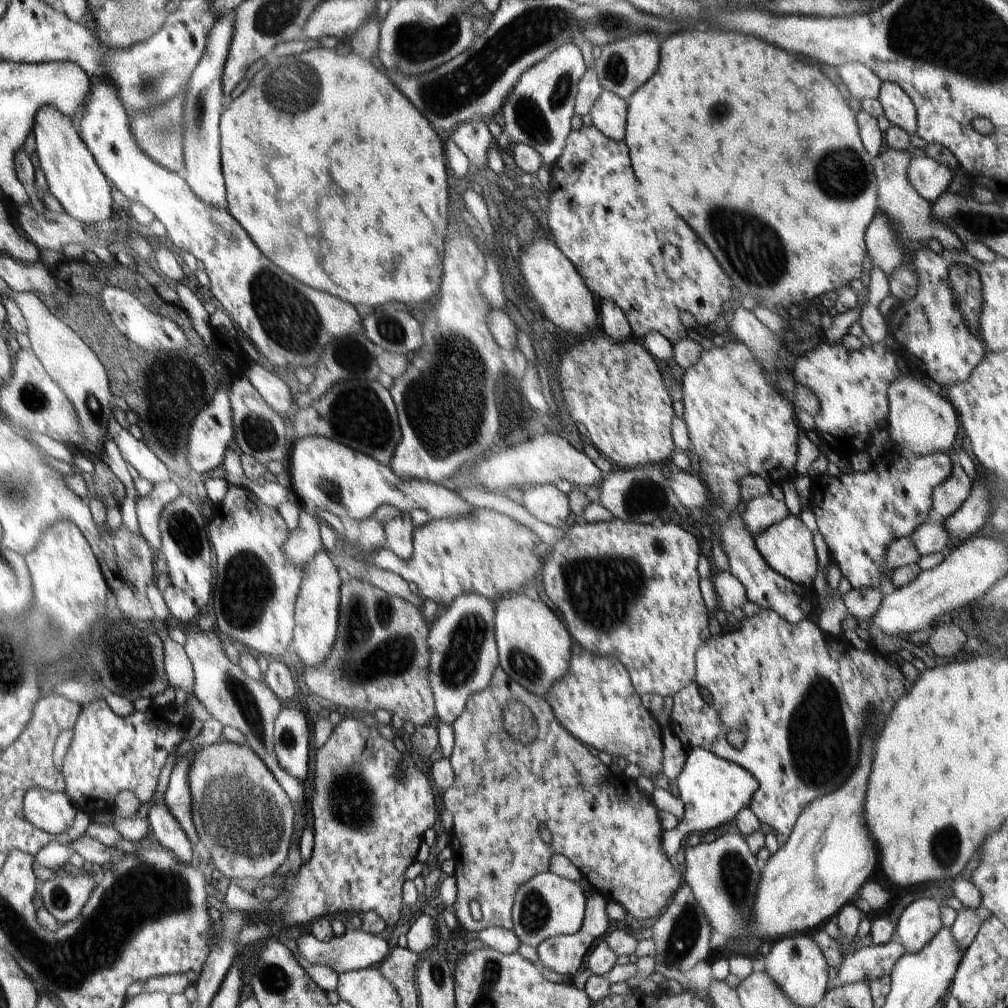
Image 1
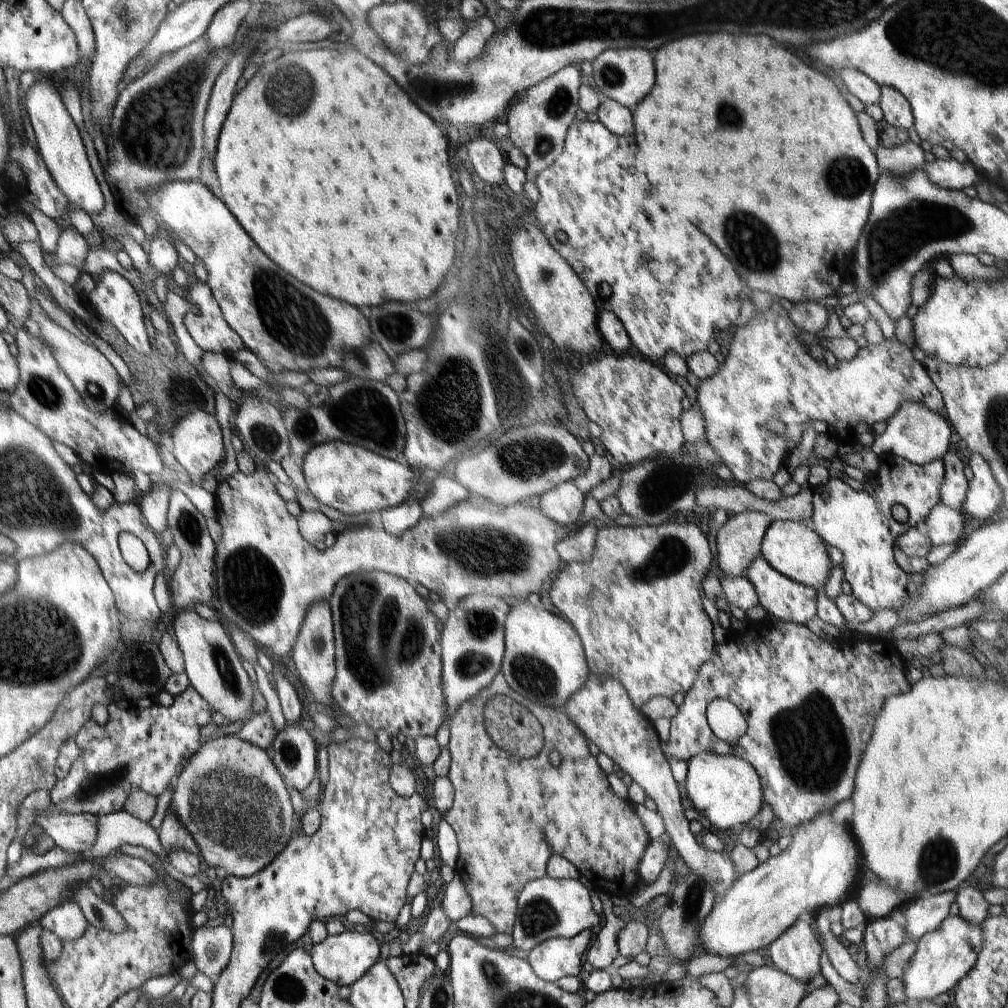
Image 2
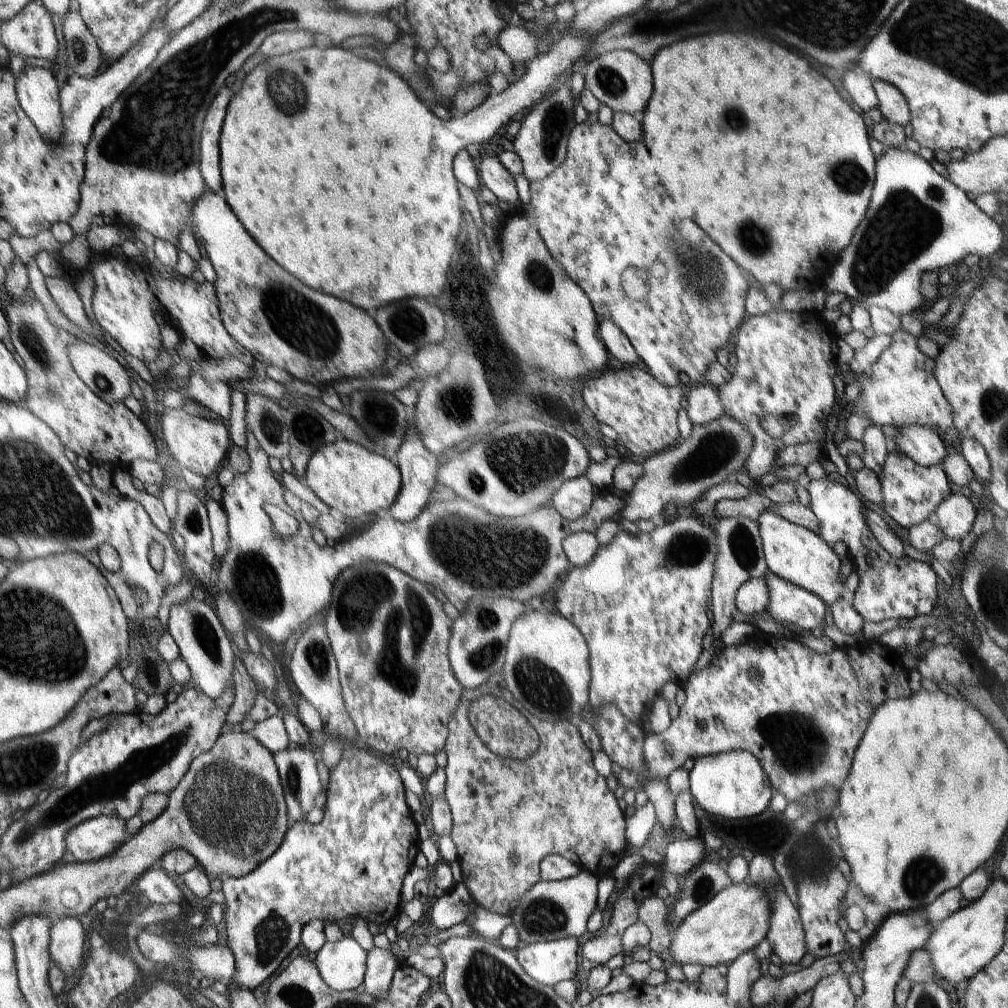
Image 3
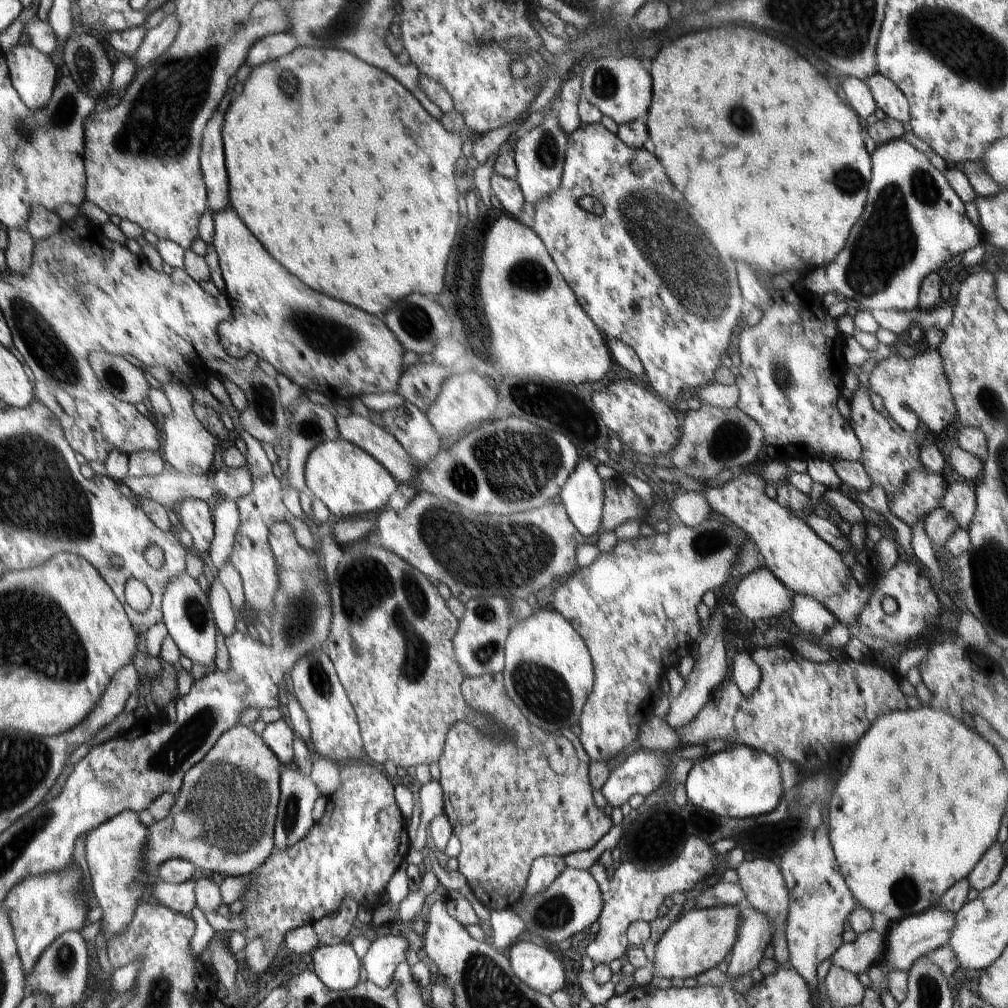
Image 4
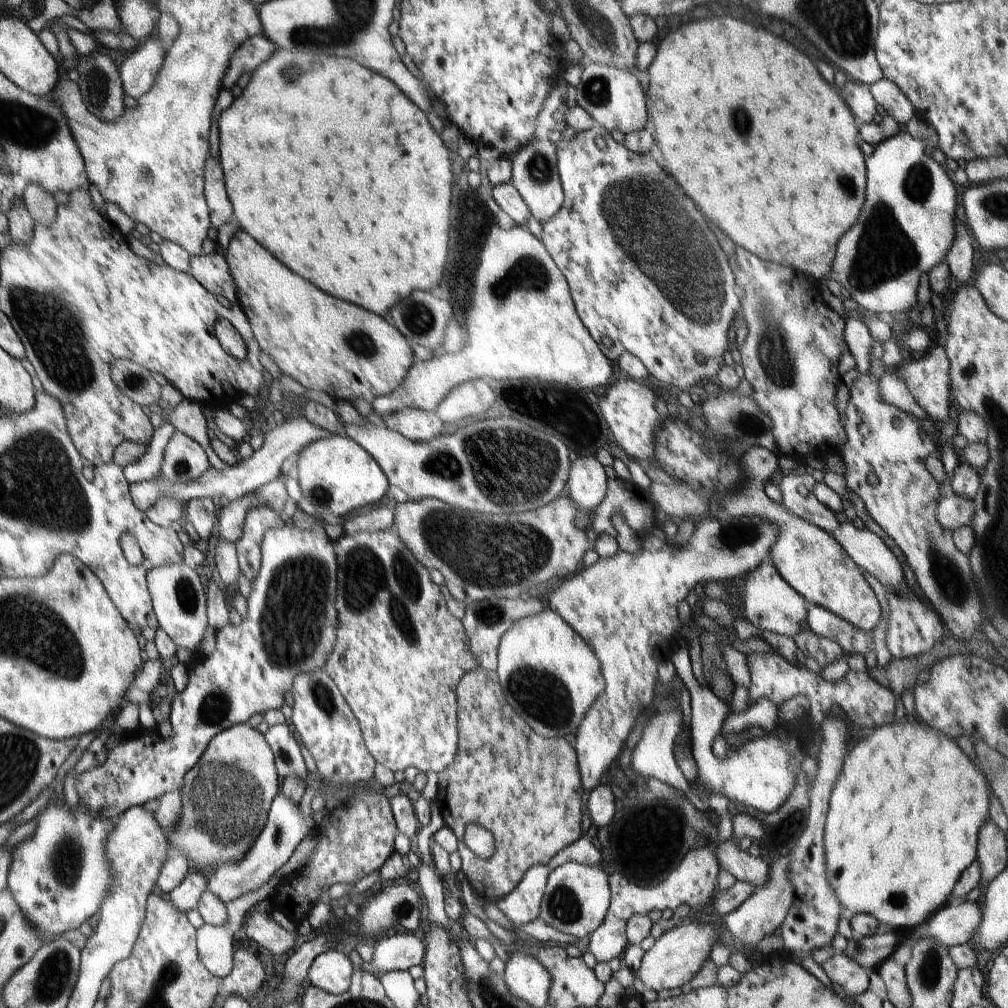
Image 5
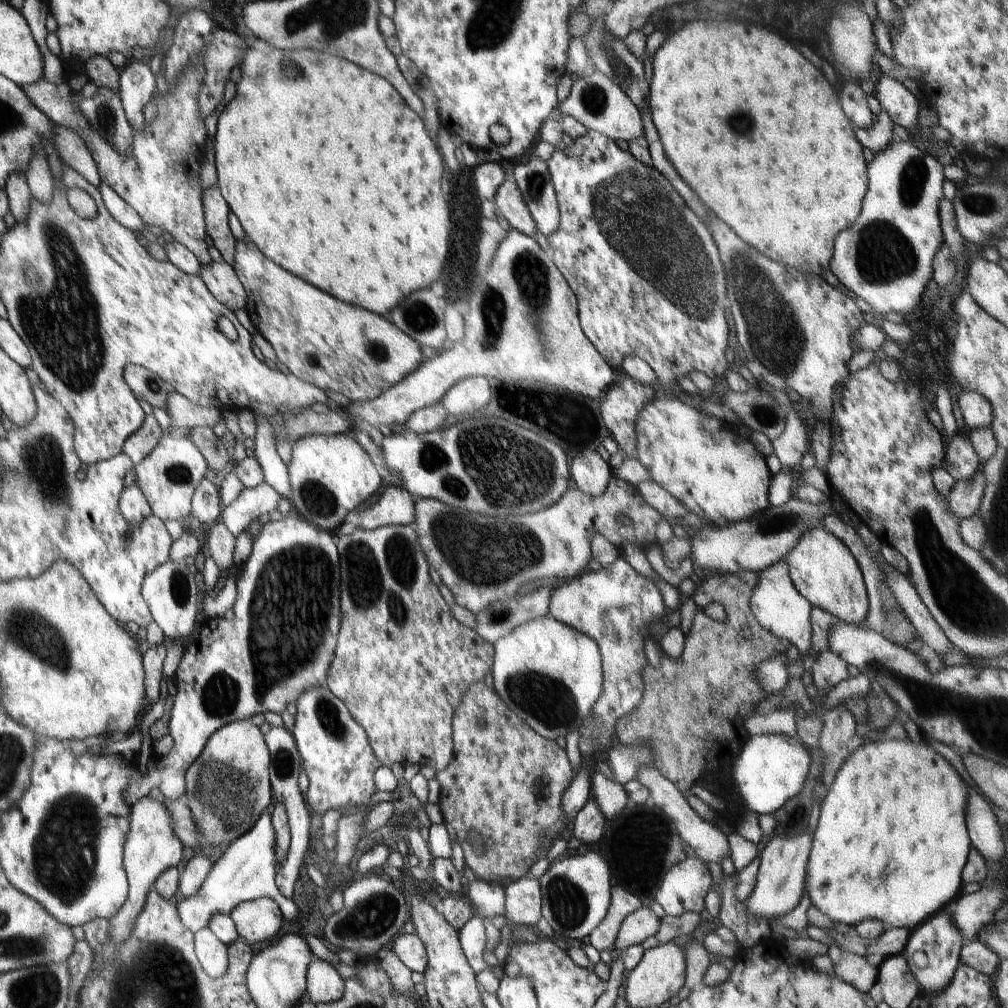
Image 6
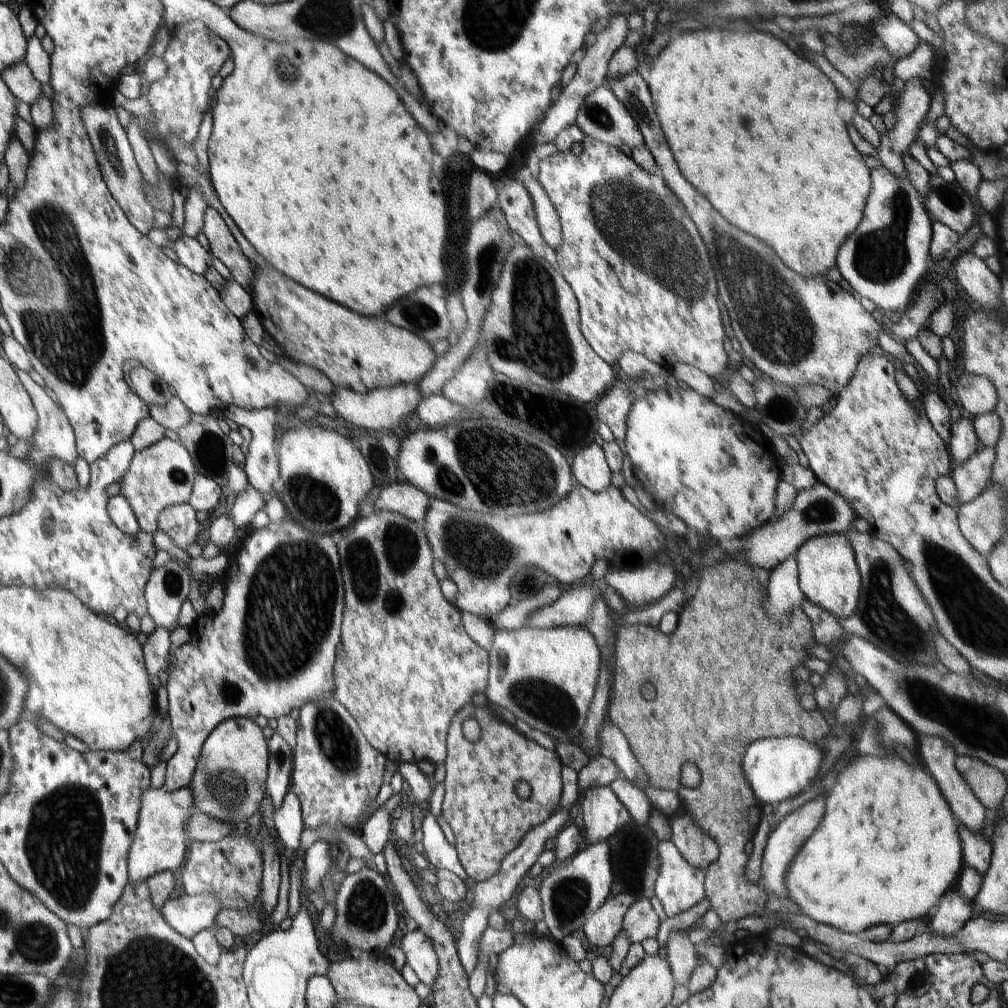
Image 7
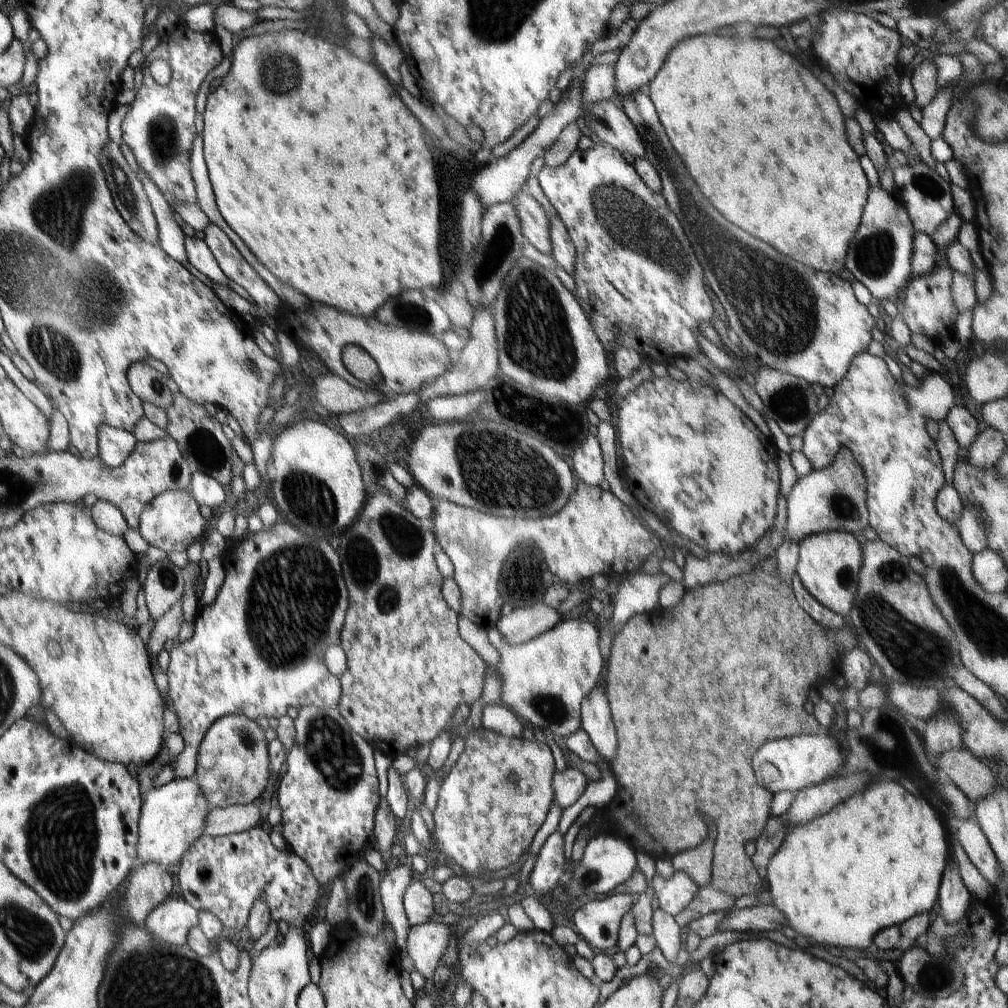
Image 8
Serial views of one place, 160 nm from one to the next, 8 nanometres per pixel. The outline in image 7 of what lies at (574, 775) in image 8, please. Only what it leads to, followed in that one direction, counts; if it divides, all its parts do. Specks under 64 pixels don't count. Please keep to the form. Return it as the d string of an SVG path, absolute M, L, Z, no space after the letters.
M598 755L577 772L577 788L587 791L592 787L605 787L622 778L619 768L612 759Z

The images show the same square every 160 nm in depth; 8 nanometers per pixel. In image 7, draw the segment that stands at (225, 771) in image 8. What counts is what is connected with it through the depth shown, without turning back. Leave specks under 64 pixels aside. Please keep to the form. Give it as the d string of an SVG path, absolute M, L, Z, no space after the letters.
M236 717L218 724L202 745L189 784L196 810L234 825L249 818L267 792L268 761L267 740L253 719Z

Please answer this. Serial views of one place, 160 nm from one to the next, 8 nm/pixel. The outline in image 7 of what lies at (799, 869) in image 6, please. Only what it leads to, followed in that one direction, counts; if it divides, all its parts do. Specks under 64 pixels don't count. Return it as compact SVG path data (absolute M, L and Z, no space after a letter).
M828 794L820 795L798 807L793 812L788 813L781 818L781 821L776 824L776 828L768 835L761 864L762 878L758 882L759 885L764 887L767 894L772 892L772 894L777 894L778 896L788 897L788 891L783 879L786 868L788 868L792 857L798 852L804 841L809 836L812 836L812 833L822 822L827 796Z

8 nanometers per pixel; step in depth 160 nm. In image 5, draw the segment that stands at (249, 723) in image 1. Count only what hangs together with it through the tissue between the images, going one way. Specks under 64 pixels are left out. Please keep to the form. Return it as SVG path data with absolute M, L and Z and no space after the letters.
M182 562L180 564L171 564L165 567L156 567L153 568L152 570L149 570L146 573L147 576L147 589L152 601L152 606L158 621L158 624L160 627L162 627L162 630L168 634L168 636L173 640L173 643L176 646L182 646L185 648L188 648L188 650L193 650L195 654L196 653L196 648L200 644L200 640L202 640L202 636L204 636L204 631L206 630L206 627L208 626L208 620L206 618L206 594L204 593L204 588L202 587L203 584L200 581L200 577L196 573L195 569L192 569L186 565L186 563Z

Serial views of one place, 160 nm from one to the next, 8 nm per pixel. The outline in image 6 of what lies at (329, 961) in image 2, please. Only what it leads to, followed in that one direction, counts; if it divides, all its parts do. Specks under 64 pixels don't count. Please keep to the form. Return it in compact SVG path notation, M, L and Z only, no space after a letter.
M313 956L307 971L307 991L312 1003L336 1002L342 998L345 987L346 982L328 962Z

